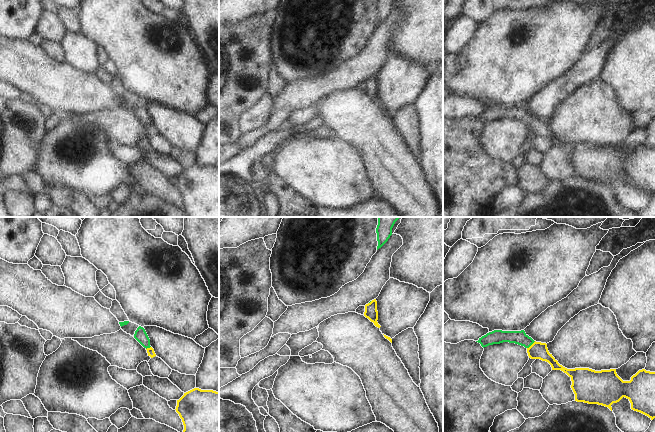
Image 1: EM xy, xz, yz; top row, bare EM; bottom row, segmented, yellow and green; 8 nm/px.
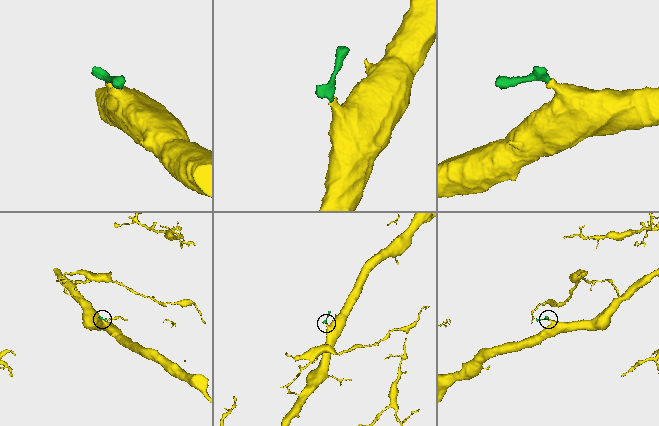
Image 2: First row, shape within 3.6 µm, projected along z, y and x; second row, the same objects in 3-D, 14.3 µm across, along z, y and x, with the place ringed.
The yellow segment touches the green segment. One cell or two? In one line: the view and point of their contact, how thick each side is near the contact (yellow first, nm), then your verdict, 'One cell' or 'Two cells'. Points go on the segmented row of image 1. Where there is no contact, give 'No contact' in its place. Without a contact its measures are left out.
Touches yellow at yz (532, 344). Thickness 140 nm (yellow) against 110 nm. One cell.

